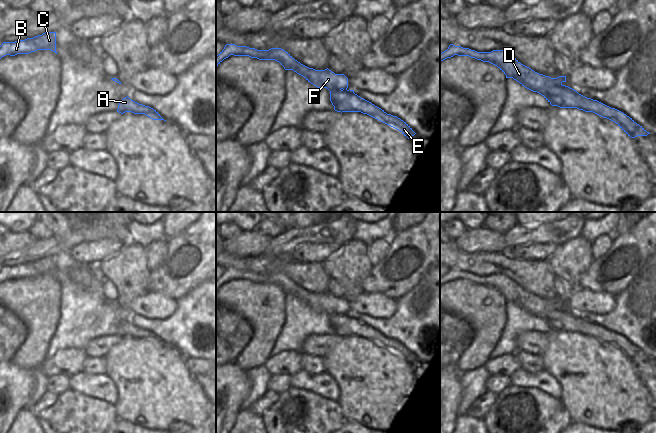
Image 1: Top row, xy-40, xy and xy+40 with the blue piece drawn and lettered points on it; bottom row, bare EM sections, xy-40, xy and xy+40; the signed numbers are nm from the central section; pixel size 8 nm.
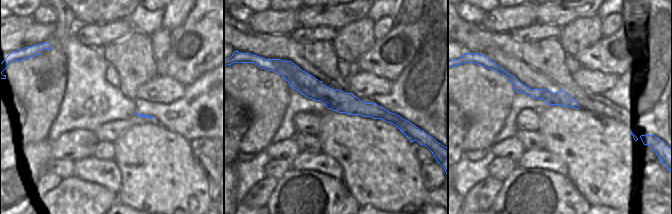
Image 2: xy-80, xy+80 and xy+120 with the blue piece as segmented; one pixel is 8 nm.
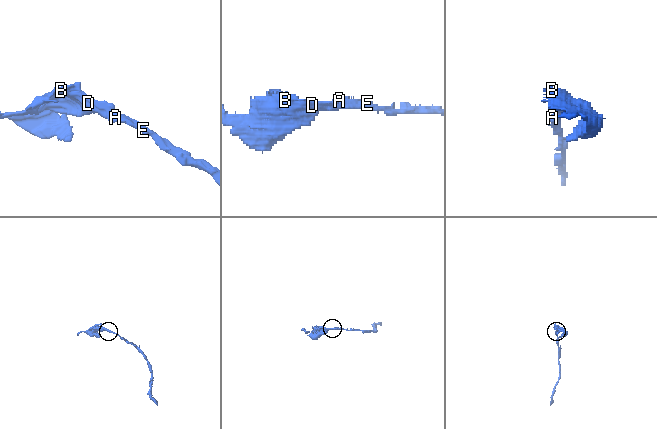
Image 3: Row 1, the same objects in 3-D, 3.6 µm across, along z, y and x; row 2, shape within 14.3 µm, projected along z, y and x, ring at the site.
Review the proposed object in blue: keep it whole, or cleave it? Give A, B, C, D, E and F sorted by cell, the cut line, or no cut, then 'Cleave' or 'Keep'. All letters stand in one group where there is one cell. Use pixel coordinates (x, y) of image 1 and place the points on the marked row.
Groups: A E / B C D F. Split along xy+40 (562, 85), (562, 103), (558, 106). Cleave

